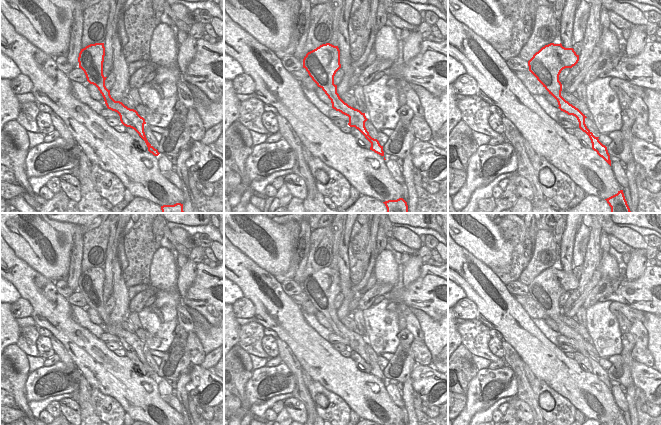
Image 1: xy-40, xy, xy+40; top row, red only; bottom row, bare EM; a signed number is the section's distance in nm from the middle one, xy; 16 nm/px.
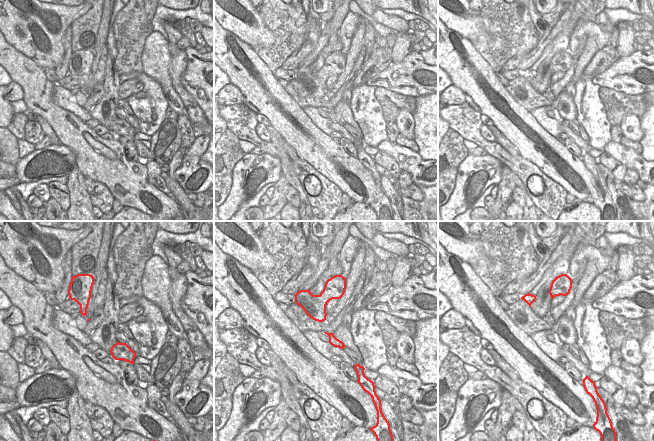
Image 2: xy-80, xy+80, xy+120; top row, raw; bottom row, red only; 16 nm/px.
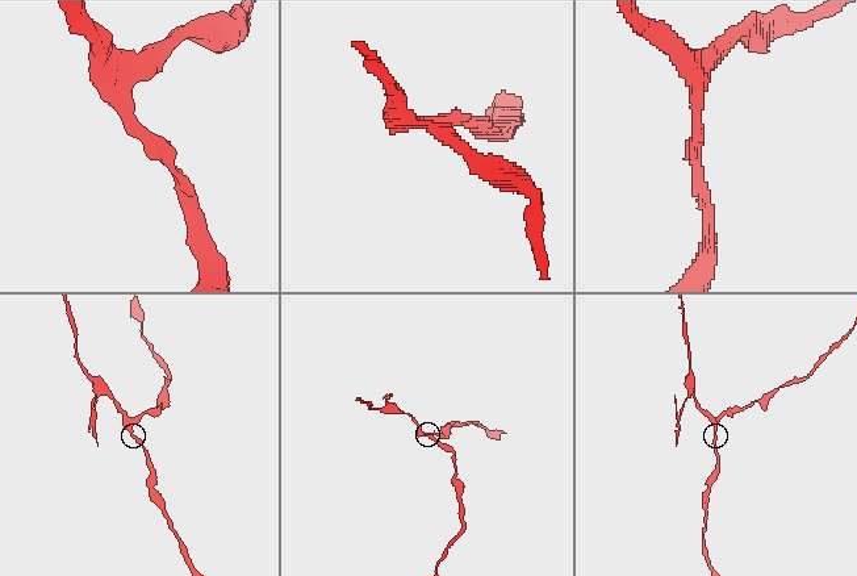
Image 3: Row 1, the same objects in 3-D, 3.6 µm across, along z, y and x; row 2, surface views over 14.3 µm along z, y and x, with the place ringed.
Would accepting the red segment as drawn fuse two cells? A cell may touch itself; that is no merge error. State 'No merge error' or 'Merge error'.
No merge error

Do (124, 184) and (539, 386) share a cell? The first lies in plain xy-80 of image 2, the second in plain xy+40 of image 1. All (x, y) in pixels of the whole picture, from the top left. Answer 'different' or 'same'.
different

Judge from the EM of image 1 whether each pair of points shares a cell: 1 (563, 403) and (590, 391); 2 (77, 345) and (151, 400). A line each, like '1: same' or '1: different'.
1: different
2: same

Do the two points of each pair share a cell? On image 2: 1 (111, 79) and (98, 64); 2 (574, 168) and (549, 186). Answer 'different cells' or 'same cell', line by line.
1: different cells
2: different cells

